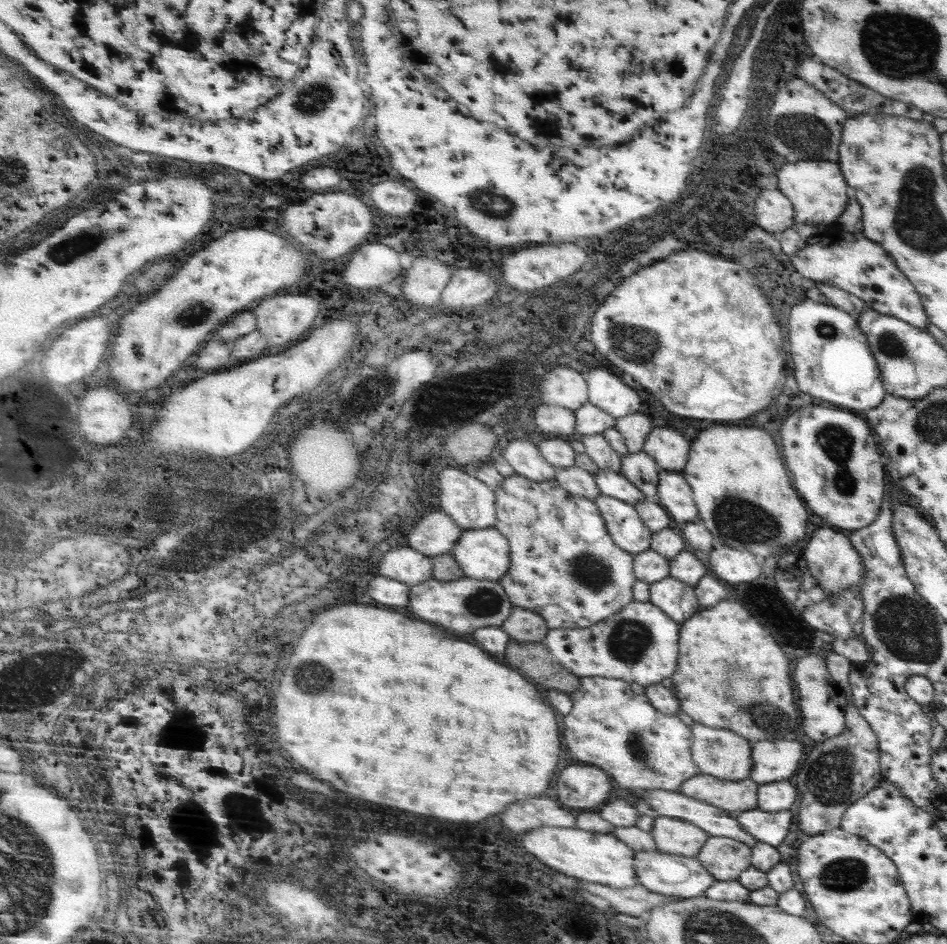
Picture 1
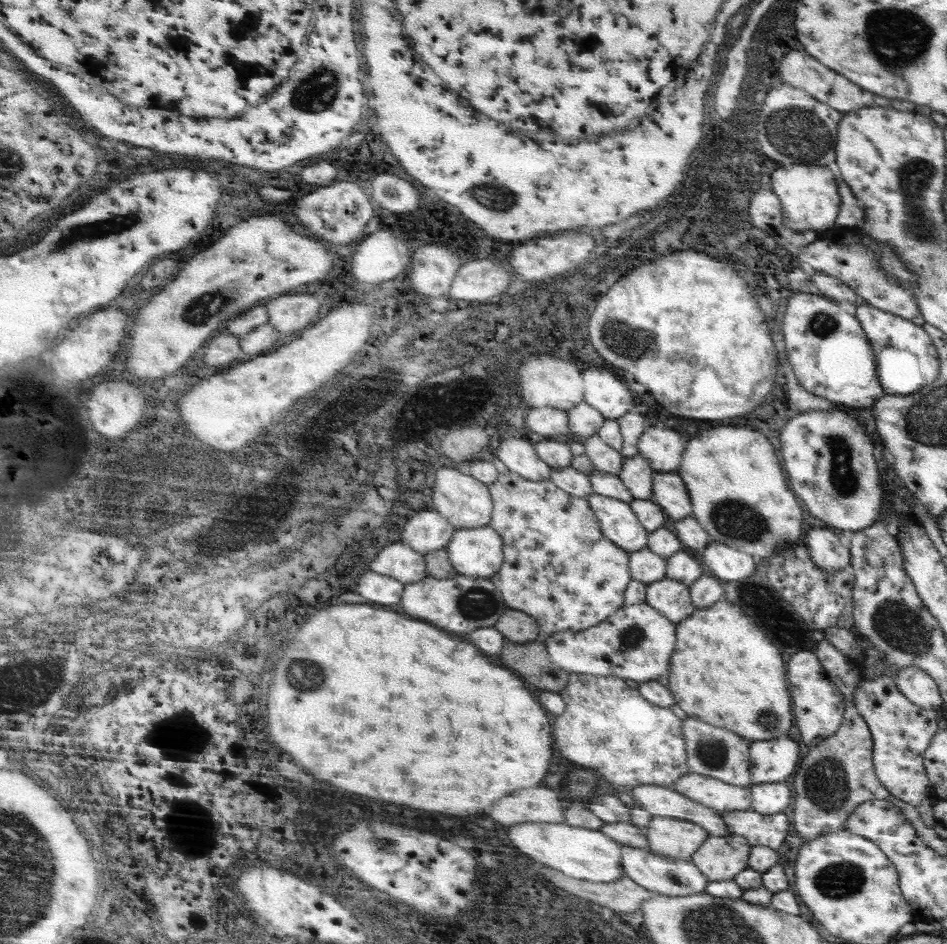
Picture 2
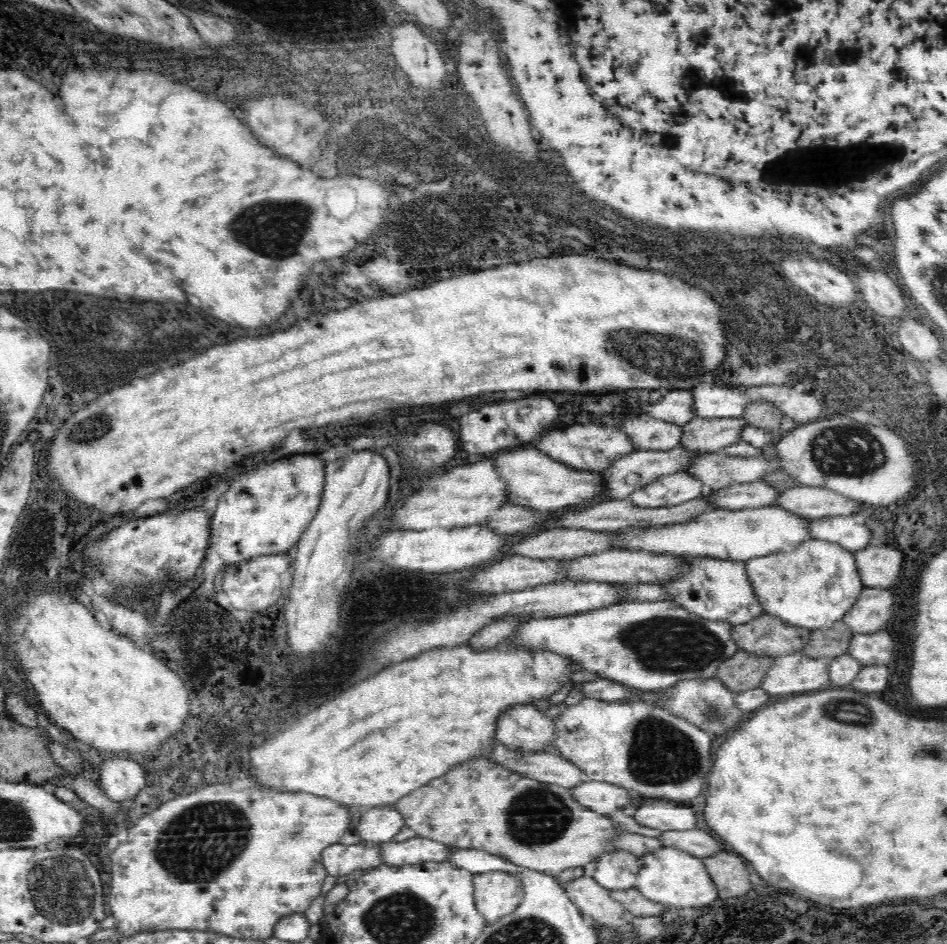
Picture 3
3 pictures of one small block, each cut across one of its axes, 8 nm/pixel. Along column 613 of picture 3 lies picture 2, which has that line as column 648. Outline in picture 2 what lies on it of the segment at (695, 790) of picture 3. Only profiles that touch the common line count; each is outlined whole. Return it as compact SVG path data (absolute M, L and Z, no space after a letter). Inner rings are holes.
M569 674L567 686L559 692L565 702L565 712L555 718L555 738L563 758L569 762L591 768L601 774L611 786L639 786L655 784L663 788L673 788L673 782L687 774L685 766L685 740L681 734L681 720L673 716L669 708L659 708L641 698L639 690L625 686L625 680L613 676L589 676L589 674Z

